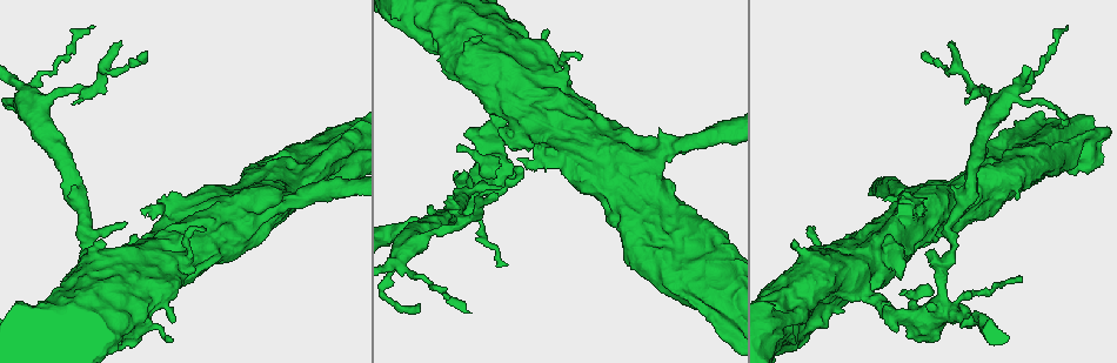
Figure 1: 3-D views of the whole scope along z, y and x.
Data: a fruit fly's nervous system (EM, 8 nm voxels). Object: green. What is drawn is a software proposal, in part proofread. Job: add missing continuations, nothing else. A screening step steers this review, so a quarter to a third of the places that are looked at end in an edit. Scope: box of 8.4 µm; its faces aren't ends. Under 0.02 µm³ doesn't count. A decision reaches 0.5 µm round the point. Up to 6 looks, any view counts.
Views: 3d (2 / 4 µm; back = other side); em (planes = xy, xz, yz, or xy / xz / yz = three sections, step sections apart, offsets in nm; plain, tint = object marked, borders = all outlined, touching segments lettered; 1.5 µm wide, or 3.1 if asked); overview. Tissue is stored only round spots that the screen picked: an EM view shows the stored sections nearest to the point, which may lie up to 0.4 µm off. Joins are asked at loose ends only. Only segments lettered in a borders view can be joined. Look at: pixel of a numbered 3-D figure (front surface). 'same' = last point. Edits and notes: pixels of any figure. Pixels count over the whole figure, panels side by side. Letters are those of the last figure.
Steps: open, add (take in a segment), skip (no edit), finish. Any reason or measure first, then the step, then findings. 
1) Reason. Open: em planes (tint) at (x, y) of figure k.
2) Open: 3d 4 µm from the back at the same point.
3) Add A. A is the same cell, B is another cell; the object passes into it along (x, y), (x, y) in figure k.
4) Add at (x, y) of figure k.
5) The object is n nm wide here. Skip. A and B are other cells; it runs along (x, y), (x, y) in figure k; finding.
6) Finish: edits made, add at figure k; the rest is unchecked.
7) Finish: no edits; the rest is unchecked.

Free end. Open: 3d 2 µm at (927, 255) of figure 1.

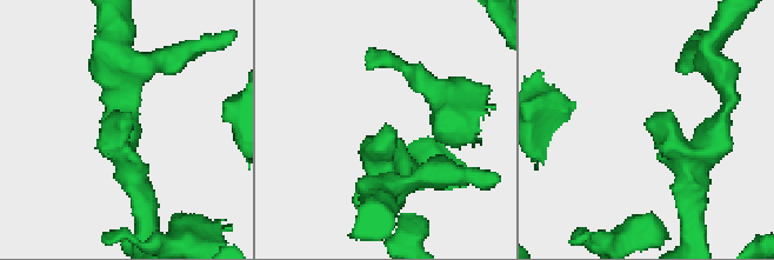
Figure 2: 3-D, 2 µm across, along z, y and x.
The arms are 170, 200 nm wide; now the EM. Open: em xz step 8 (borders) at (396, 130) of figure 2.

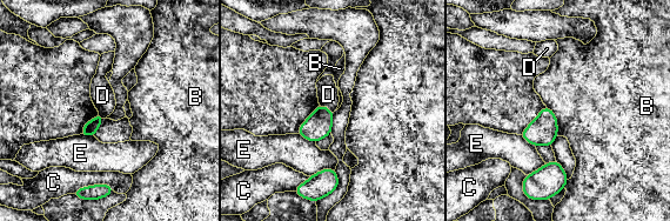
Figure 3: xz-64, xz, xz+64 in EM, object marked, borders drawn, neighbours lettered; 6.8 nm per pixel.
The longest contact is with C, 240 nm. Skip. B, C, D and E are other cells; no lettered segment goes on from it.

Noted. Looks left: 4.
Open: em planes (borders) at (498, 193) of figure 1.

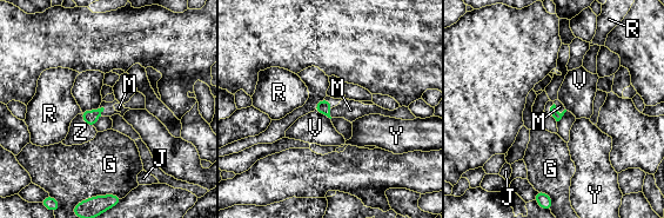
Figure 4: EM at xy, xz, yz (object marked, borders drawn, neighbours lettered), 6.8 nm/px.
Add M. M is the same cell, G, J, R, V, Y and Z are other cells; the cell continues.

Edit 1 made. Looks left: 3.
Redraw. Open: overview.

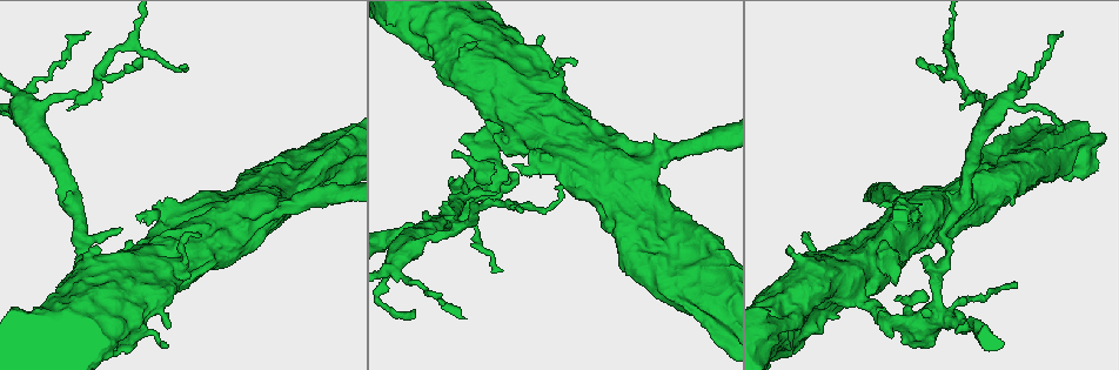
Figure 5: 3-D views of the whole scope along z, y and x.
Open: em yz step 8 (borders) at (166, 327) of figure 5.

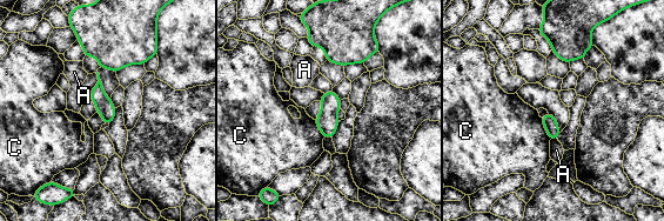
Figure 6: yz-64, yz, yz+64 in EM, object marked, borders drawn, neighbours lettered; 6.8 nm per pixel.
Skip. A and C are other cells; a border runs along (541, 118), (550, 139) in figure 6; none of them fits.

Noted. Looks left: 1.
Finish: edits made, add at figure 4; the rest is unchecked.

